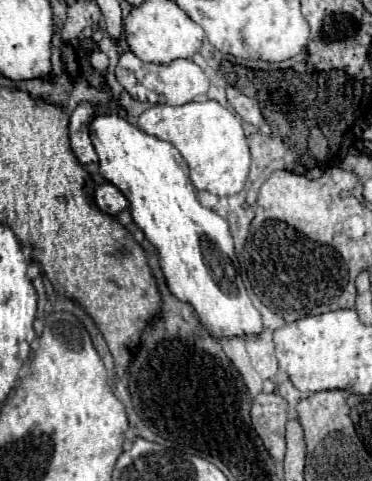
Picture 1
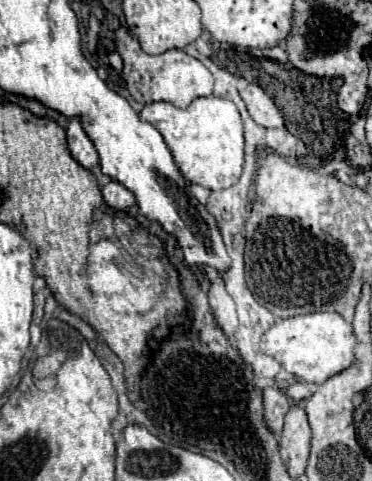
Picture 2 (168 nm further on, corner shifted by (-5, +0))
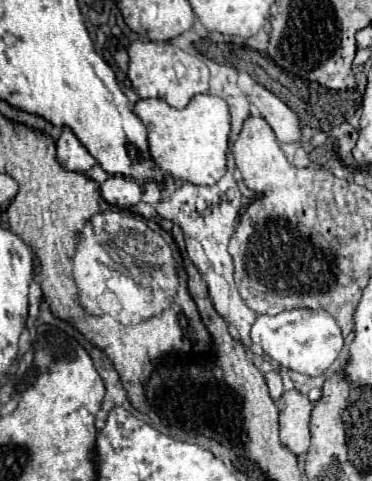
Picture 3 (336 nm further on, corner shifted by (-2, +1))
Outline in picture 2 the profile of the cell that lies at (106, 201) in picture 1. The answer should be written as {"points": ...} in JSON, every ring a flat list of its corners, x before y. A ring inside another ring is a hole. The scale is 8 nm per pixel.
{"points":[[110,182,110,184,102,186,102,196,104,196,106,204,116,210,128,210,136,204,134,194,126,186,122,186,120,182]]}

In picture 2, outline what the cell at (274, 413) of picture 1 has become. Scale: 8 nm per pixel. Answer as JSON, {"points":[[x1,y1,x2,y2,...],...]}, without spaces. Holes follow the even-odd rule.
{"points":[[268,386,262,392,264,392,264,420,266,420,266,426,274,434,278,434,282,430,284,416,286,416,286,412,290,408,288,398,276,386]]}

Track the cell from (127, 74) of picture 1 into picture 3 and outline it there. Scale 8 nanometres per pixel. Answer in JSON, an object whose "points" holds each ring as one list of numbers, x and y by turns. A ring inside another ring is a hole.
{"points":[[133,41,127,47,129,53,129,69,127,77,133,85,133,91,147,99,147,97,157,97,167,101,175,109,185,109,191,97,199,93,207,93,209,89,209,71,207,65,181,51,179,47,173,47,171,43,143,43,143,41]]}

